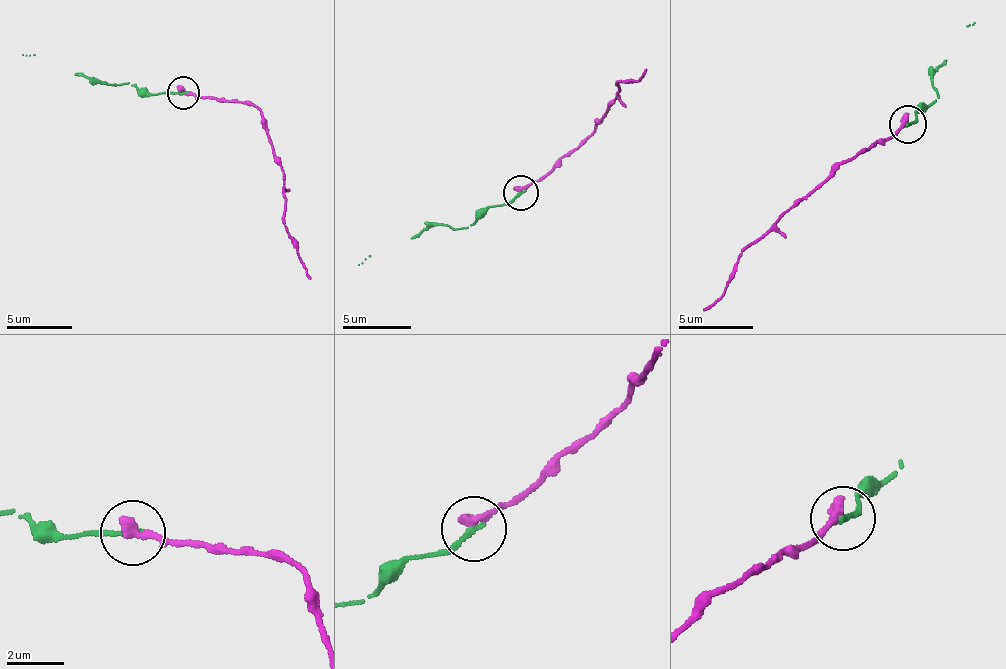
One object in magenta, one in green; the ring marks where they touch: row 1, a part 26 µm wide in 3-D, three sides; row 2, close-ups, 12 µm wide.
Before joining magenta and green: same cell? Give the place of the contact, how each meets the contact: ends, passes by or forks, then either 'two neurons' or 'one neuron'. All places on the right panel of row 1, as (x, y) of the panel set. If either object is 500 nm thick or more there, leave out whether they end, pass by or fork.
place (908, 124); magenta ends; green ends; one neuron

